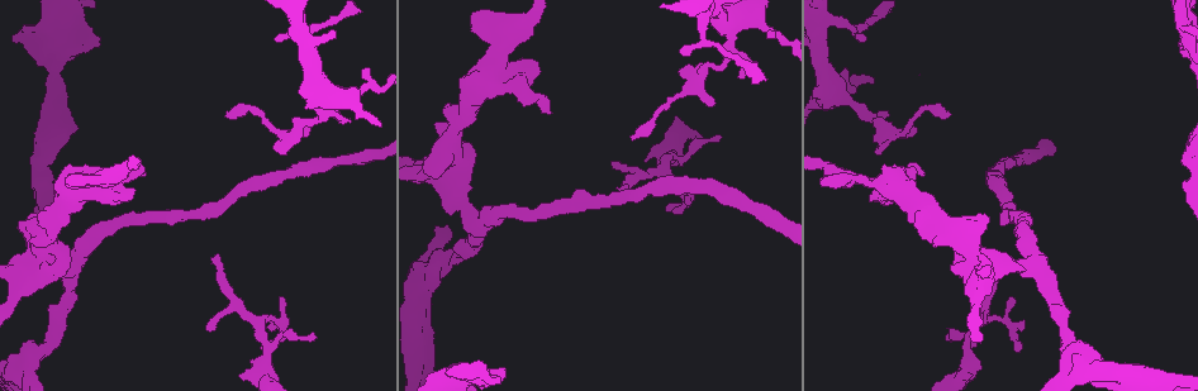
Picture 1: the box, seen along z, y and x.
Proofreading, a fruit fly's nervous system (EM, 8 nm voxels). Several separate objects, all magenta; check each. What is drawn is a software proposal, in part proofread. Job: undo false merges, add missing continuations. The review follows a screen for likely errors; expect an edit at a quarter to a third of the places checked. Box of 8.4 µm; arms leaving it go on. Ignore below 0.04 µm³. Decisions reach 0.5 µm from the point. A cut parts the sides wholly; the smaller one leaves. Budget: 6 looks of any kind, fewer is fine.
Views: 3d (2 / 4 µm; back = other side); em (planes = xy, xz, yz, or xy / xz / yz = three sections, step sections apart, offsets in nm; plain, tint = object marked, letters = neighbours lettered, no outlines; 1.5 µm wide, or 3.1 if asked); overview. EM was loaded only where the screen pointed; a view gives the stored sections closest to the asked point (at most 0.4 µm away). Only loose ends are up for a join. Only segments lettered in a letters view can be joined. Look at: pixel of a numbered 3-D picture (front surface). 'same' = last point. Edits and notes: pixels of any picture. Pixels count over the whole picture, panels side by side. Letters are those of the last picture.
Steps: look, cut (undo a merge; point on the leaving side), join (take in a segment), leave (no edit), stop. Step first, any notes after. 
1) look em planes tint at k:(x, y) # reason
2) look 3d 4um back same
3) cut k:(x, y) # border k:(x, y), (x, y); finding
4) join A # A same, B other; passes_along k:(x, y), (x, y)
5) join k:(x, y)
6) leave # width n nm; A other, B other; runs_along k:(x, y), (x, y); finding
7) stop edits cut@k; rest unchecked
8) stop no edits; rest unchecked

look em planes plain at 1:(501, 371) # an open end

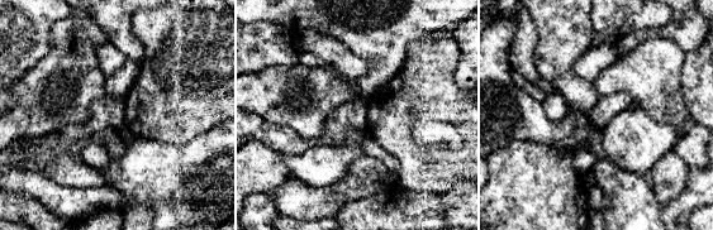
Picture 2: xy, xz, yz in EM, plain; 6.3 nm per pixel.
look em planes letters same # what lies round it

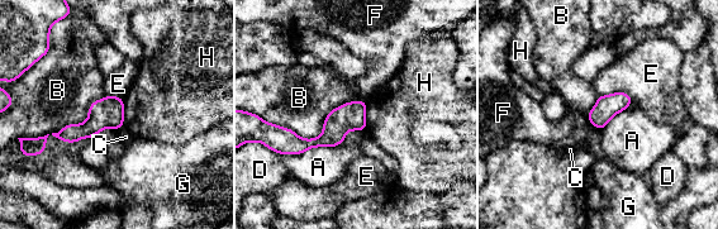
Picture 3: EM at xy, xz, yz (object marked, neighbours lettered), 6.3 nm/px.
leave # A other, B other, C other, D other, E other, F other, G other, H other; border 3:(364, 99), (313, 138), (269, 123); none of them fits

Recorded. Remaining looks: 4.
look em xz step 4 letters at 1:(131, 188) # free end

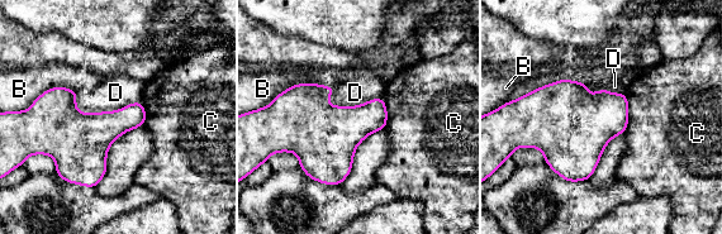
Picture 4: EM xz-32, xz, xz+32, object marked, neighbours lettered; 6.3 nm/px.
leave # B other, C other, D other; border 4:(75, 94), (84, 113), (141, 101); no lettered segment goes on from it

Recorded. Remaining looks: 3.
look 3d 2um at 1:(912, 129) # an open end

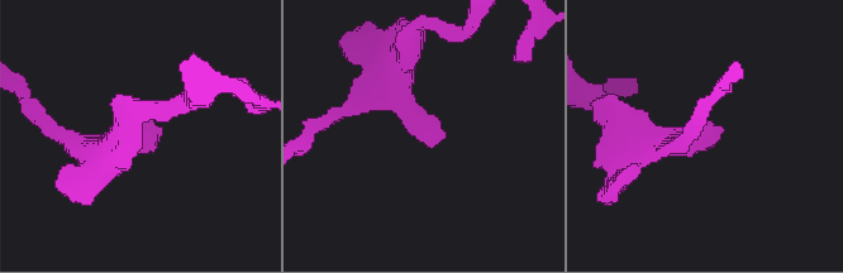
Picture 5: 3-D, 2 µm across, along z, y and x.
look em yz step 4 letters at 5:(160, 128) # shape alone is not enough

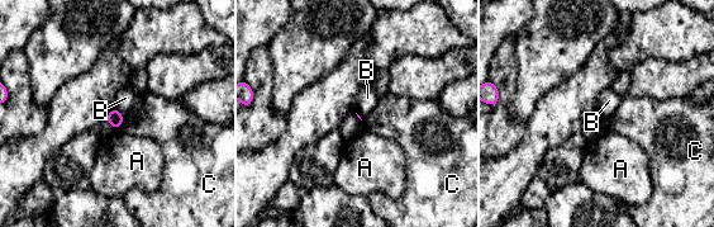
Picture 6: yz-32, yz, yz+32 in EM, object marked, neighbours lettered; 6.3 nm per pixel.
leave # longest_contact C 100 nm; A other, B other, C other; border 6:(114, 108), (123, 114); no lettered segment goes on from it

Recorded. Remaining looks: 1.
stop no edits; rest unchecked

